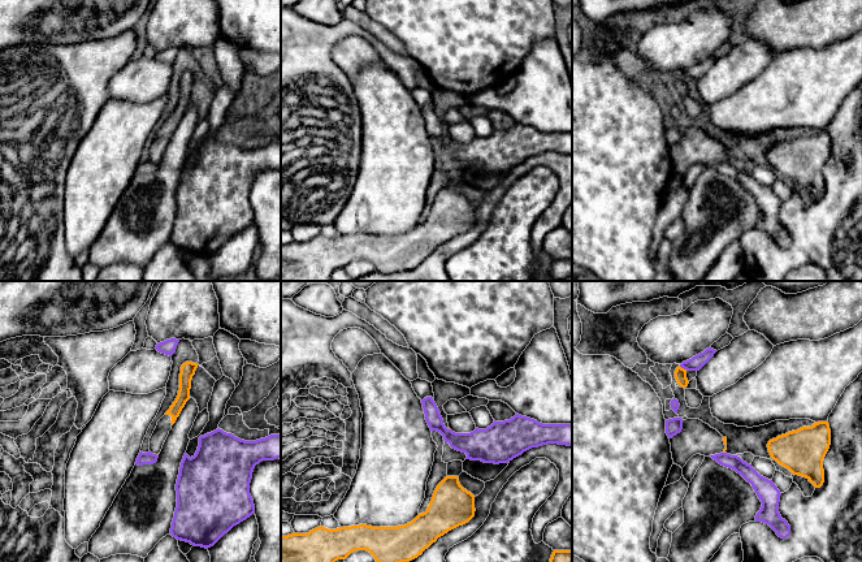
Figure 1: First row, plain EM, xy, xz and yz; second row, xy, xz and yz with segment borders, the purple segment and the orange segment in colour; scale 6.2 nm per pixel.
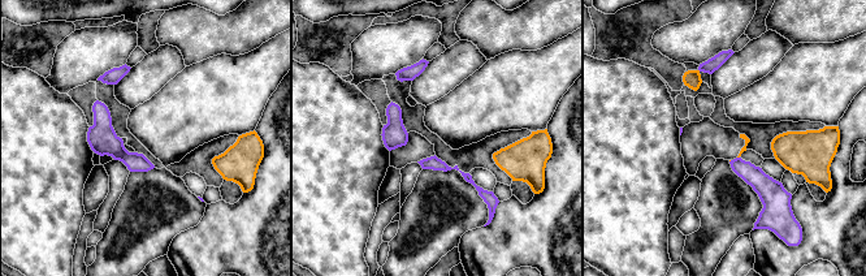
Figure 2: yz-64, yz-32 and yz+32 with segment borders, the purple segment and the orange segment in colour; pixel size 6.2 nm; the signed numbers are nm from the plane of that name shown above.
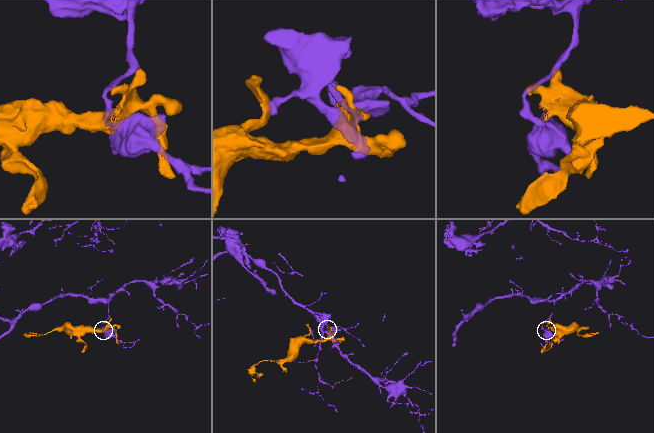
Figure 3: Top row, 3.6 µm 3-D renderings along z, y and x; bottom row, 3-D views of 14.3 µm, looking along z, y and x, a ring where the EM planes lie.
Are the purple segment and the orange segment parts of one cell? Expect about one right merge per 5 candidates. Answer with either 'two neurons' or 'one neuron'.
two neurons

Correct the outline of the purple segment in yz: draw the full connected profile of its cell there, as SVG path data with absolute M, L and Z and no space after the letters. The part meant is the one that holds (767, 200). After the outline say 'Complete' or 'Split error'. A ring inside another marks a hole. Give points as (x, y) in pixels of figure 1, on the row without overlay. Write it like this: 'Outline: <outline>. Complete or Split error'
Outline: M720 161L710 165L719 173L735 178L751 193L754 200L762 211L762 216L755 224L755 230L768 233L779 246L787 247L790 243L790 234L779 221L781 202L772 189L761 185L751 173L748 173L737 164Z. Complete

